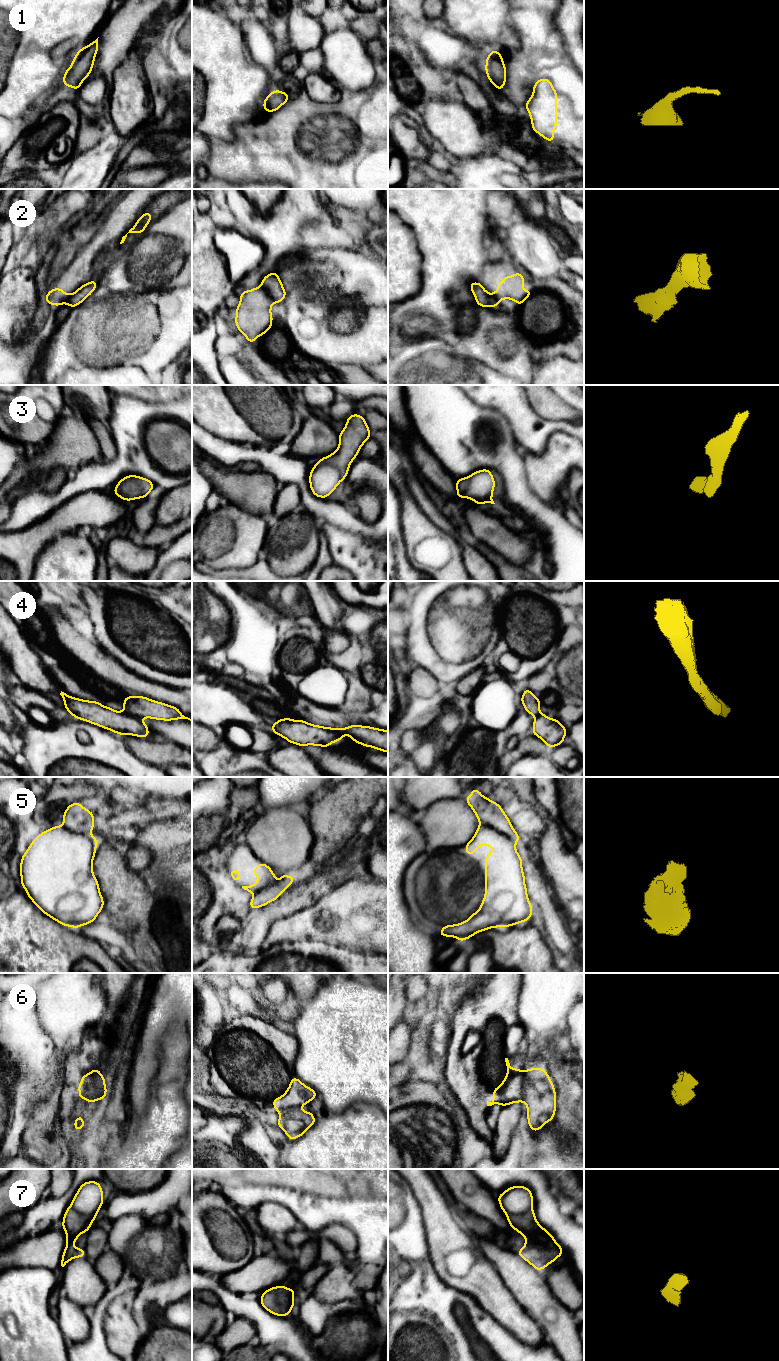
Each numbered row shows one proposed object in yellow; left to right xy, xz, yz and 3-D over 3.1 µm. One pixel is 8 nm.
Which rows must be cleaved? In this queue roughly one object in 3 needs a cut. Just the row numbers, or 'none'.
2, 4, 5, 6

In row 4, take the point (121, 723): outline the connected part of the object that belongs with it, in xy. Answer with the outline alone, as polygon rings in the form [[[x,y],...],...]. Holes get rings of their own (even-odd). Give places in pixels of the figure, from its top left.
[[[60,693],[64,700],[64,707],[74,717],[92,723],[119,735],[137,737],[149,736],[148,726],[141,718],[121,711],[115,711],[110,706],[105,707],[97,701],[82,700]]]

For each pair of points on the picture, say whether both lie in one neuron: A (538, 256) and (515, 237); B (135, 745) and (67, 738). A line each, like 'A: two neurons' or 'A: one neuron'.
A: one neuron
B: two neurons

